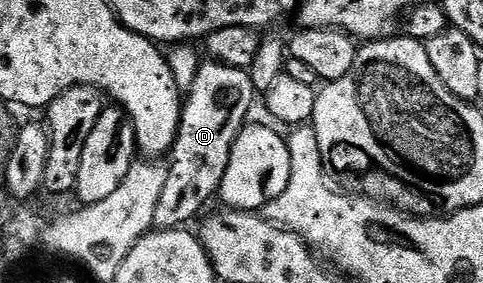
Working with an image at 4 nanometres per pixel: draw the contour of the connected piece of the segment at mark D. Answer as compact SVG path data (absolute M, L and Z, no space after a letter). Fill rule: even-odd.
M207 60L200 65L195 83L189 87L191 96L185 100L183 115L179 121L179 135L175 137L173 155L175 160L171 163L167 173L165 192L161 192L161 200L155 213L155 226L160 230L174 230L186 227L207 206L207 201L218 195L219 186L226 178L226 172L231 160L231 150L243 127L248 125L251 114L251 105L255 102L257 91L255 79L247 70L238 70L227 66L223 62Z

